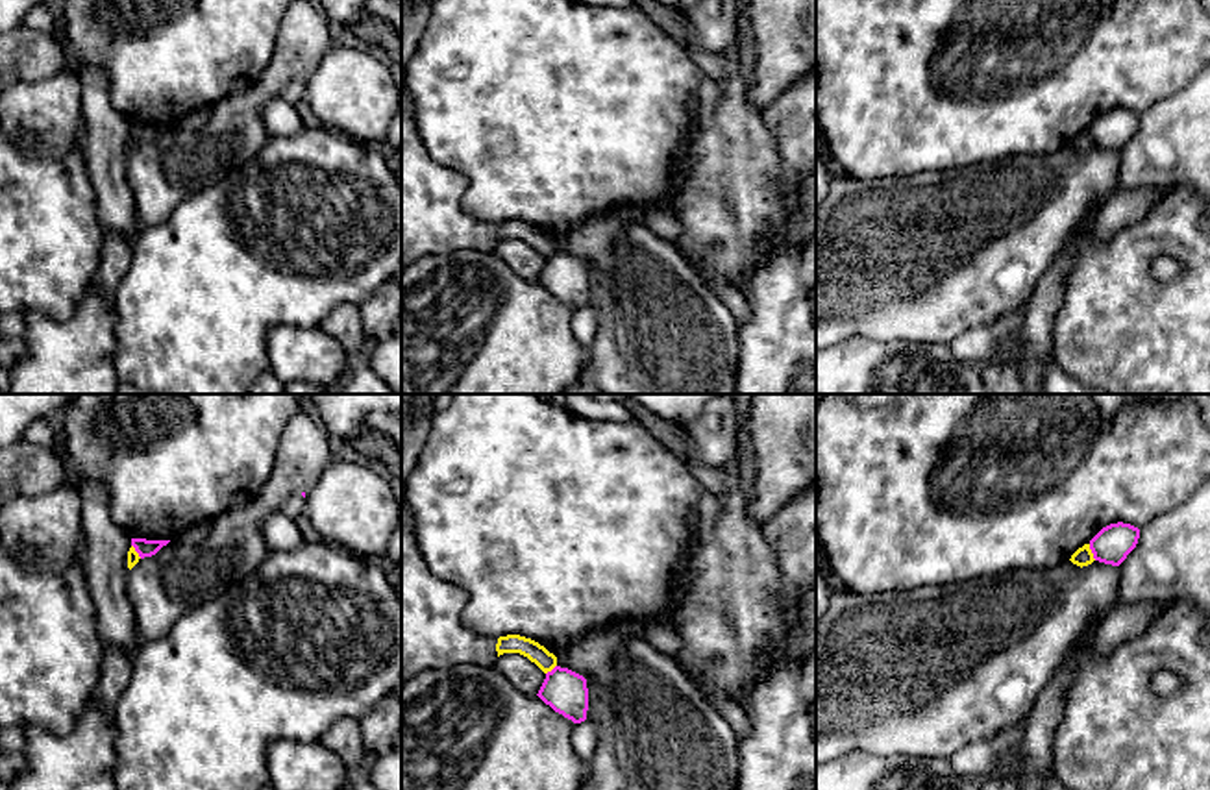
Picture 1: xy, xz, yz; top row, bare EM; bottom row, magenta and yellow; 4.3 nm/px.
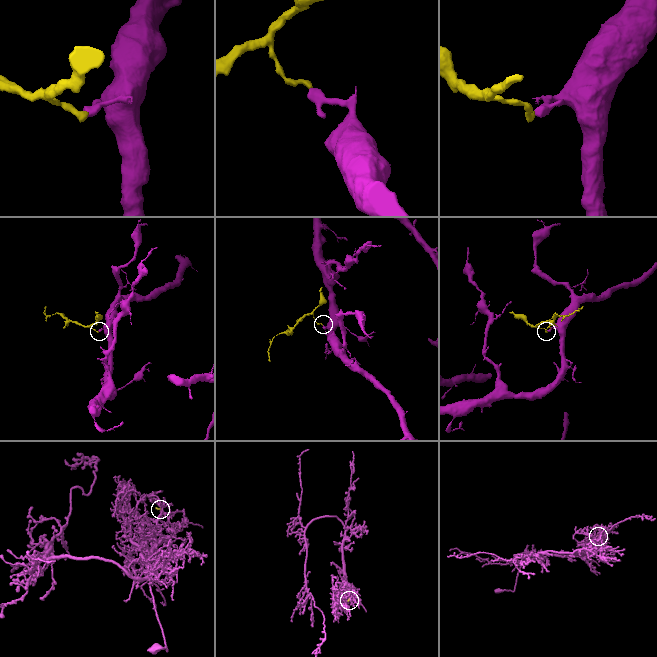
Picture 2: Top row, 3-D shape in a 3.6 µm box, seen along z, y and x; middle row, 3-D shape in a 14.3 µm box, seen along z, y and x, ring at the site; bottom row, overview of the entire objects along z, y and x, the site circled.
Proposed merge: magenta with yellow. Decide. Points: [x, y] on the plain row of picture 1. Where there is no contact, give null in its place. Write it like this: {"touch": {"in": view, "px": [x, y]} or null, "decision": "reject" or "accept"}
{"touch": {"in": "yz", "px": [1092, 137]}, "decision": "reject"}

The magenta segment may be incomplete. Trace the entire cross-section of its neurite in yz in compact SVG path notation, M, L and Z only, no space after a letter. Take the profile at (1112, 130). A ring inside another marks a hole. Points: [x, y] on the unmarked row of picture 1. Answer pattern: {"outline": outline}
{"outline": "M1110 109L1103 113L1092 126L1093 144L1105 150L1119 152L1136 133L1140 115L1130 109Z"}

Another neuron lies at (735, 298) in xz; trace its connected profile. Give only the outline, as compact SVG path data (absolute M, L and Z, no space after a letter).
M709 276L707 285L727 305L727 309L738 320L738 324L749 320L751 311L749 311L749 303L746 300L744 290L725 283L723 279L716 276Z

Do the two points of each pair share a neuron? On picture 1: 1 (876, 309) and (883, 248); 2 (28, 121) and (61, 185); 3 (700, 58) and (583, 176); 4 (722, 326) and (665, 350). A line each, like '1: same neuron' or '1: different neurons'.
1: same neuron
2: different neurons
3: different neurons
4: same neuron

